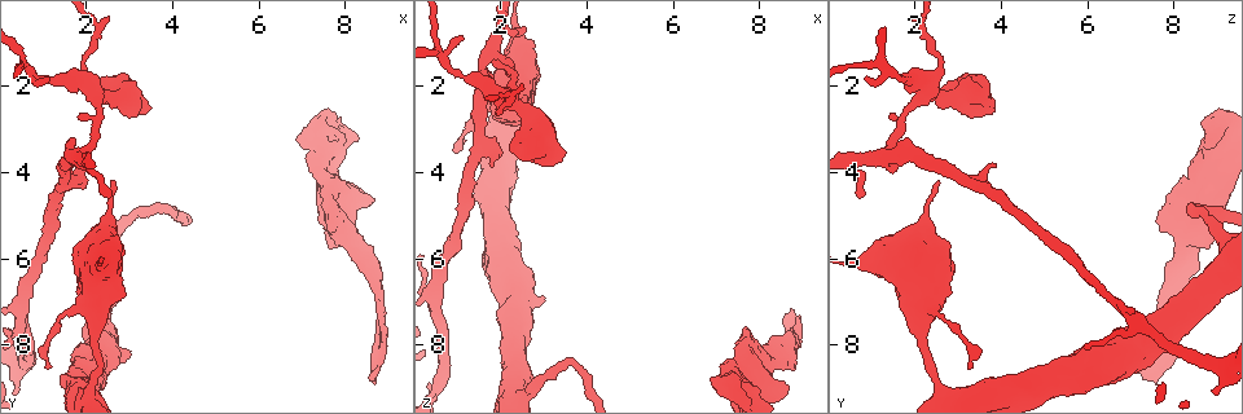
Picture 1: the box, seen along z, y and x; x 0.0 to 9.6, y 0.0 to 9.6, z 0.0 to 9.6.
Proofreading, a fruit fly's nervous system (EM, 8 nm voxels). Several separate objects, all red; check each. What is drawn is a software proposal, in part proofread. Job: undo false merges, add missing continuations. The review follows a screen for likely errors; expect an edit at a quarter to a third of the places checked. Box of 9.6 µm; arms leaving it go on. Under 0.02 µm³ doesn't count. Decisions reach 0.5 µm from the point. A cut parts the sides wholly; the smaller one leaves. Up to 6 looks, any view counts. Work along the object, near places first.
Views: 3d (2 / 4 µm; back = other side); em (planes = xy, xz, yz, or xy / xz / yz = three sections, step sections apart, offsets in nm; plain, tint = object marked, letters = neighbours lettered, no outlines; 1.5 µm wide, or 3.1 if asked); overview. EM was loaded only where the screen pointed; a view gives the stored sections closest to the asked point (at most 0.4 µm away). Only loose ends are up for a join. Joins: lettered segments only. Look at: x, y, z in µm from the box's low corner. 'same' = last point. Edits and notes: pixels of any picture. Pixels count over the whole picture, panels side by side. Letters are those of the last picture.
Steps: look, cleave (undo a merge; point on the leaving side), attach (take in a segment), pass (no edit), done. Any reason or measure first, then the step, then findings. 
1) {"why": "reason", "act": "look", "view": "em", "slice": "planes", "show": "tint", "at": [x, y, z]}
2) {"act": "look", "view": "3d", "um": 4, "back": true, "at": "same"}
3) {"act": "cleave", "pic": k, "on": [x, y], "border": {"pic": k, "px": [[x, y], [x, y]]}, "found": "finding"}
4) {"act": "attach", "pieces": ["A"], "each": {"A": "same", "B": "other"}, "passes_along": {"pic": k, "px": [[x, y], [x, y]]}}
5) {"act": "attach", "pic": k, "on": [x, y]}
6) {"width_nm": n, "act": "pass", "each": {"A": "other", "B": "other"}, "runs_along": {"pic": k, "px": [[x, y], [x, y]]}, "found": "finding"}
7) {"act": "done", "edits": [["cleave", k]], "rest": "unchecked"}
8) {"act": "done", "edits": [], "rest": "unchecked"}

{"why": "calibre changes", "act": "look", "view": "em", "um": 3.1, "slice": "planes", "show": "letters", "at": [2.40, 6.10, 0.90]}

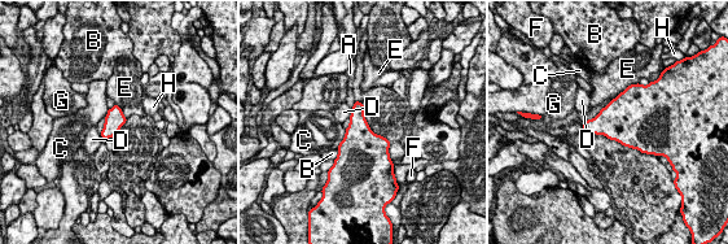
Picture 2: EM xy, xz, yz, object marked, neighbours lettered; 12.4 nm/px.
{"act": "pass", "each": {"A": "other", "B": "other", "C": "other", "D": "other", "E": "other", "F": "other", "G": "other", "H": "other"}, "border": {"pic": 2, "px": [[346, 129], [345, 136], [337, 148]]}, "found": "all the same neuron"}

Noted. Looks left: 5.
{"why": "a fork", "act": "look", "view": "3d", "um": 2, "at": [0.55, 1.50, 1.30]}

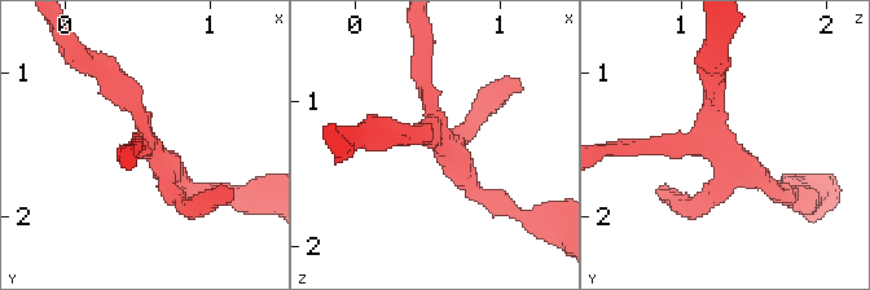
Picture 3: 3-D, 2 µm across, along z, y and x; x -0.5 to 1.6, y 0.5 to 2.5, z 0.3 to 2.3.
{"act": "look", "view": "em", "slice": "yz", "step": 8, "show": "tint", "at": [0.60, 1.50, 1.26]}

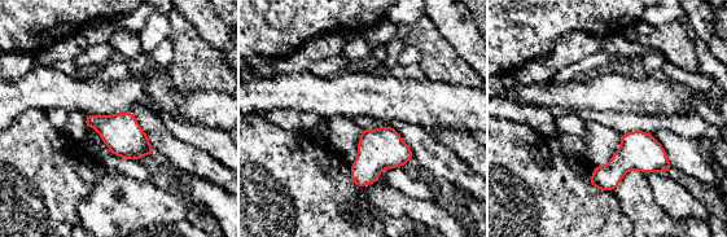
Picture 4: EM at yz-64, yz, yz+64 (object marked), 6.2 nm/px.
{"why": "cut it another way", "act": "look", "view": "em", "slice": "planes", "show": "letters", "at": "same"}

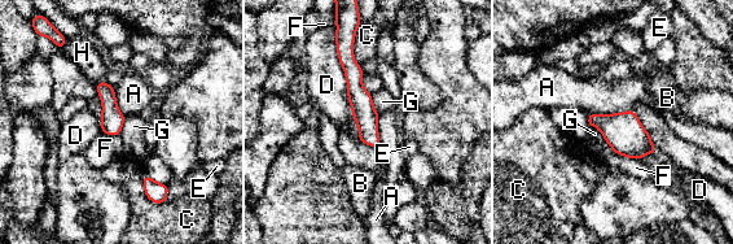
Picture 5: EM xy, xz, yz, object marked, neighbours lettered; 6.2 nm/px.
{"longest_contact_nm": ["D", 480], "act": "pass", "each": {"A": "other", "B": "other", "C": "other", "D": "other", "E": "other", "F": "other", "G": "other", "H": "other"}, "border": {"pic": 5, "px": [[633, 109], [588, 114]]}, "found": "one neuron here"}

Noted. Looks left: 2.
{"act": "look", "view": "em", "slice": "planes", "show": "letters", "at": [3.65, 4.80, 8.40]}

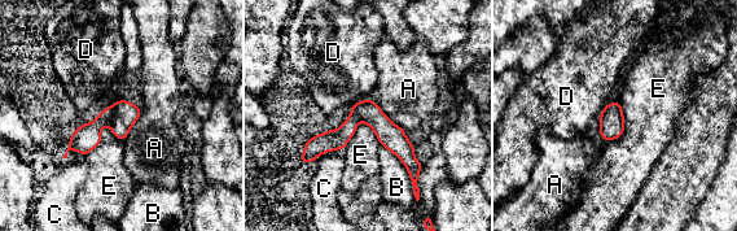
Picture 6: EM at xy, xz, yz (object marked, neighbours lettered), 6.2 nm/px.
{"width_nm": 140, "act": "pass", "each": {"A": "other", "B": "other", "C": "other", "D": "other", "E": "other"}, "border": {"pic": 6, "px": [[382, 144], [359, 122], [341, 149]]}, "found": "all the same neuron"}

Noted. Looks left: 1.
{"act": "done", "edits": [], "rest": "unchecked"}

